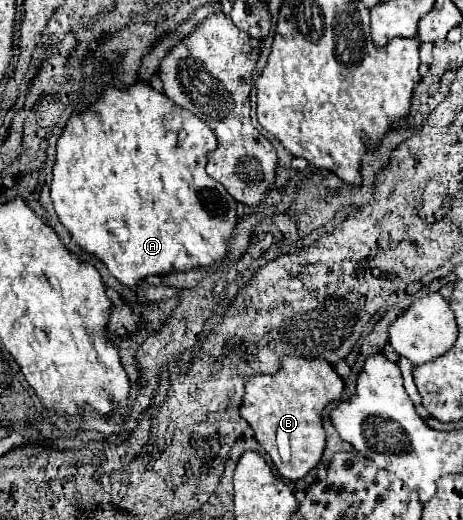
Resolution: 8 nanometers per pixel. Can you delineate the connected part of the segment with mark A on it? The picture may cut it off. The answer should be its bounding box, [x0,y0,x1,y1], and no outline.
[52,80,238,288]

